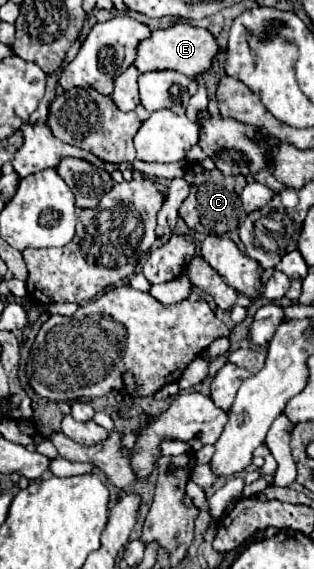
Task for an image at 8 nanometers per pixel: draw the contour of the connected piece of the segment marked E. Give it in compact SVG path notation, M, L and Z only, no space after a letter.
M177 23L169 29L157 29L157 31L153 31L153 35L149 39L141 41L141 45L137 49L135 67L141 73L171 69L171 71L183 73L189 79L193 79L199 73L209 71L217 53L219 53L219 43L217 43L217 39L213 37L211 31L207 31L203 27L189 25L189 23Z

